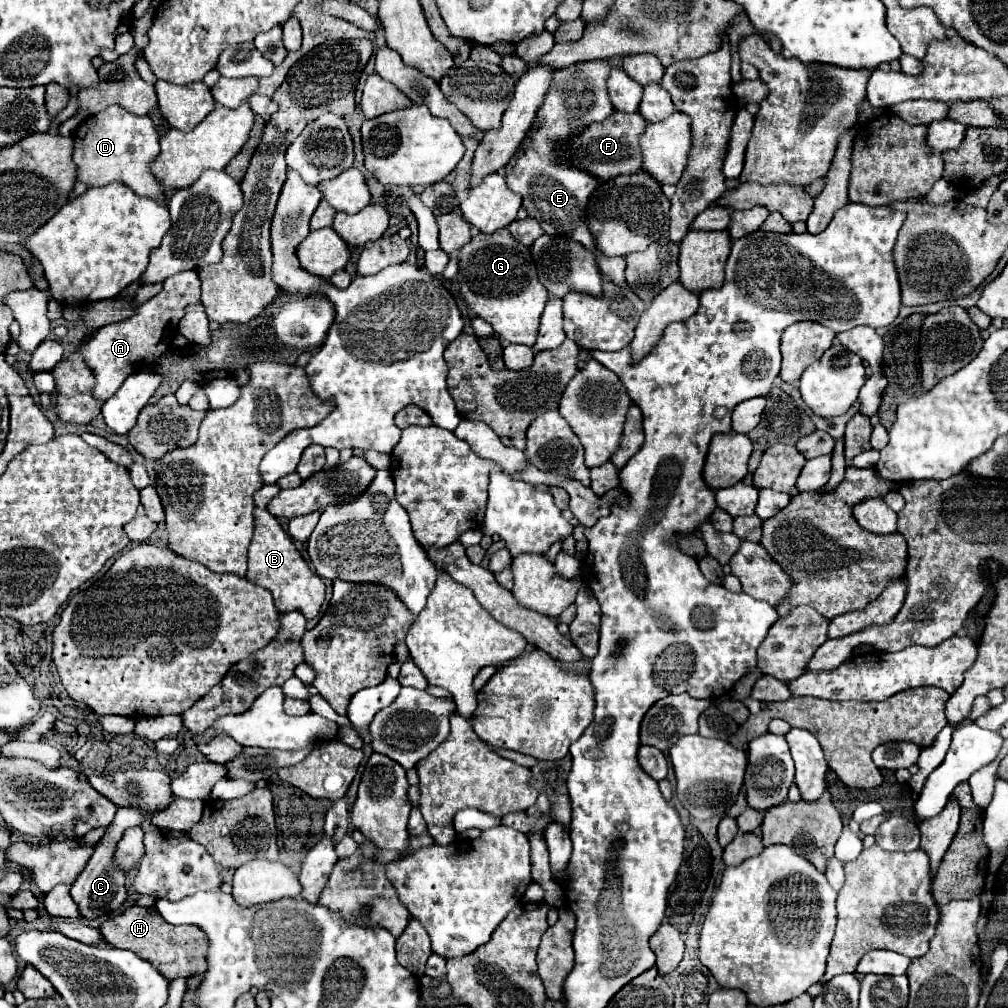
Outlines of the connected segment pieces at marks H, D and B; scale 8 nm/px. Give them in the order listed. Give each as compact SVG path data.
M129 906L121 914L107 918L101 922L99 932L103 934L105 942L115 948L125 948L149 960L167 980L173 978L189 978L193 974L201 974L205 970L205 954L207 954L207 938L197 926L171 926L167 924L155 906L141 908Z
M109 106L103 112L87 118L75 132L73 162L77 164L77 180L87 186L103 186L123 182L139 196L163 200L163 188L151 172L151 164L159 154L159 134L149 116L131 114L119 106Z
M255 506L255 536L249 546L249 568L247 568L247 580L251 580L257 586L267 588L273 594L275 606L279 612L301 612L307 620L315 618L321 610L321 604L325 600L325 584L323 580L309 570L307 562L297 552L293 540L285 534L285 530L279 526L275 516L271 516L265 508Z

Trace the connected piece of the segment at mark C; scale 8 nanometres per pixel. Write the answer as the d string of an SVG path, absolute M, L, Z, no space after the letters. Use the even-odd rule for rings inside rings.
M117 808L117 814L115 814L115 822L111 822L105 830L105 834L101 836L101 840L95 844L93 848L93 854L87 862L87 866L83 868L83 872L77 876L77 880L73 882L71 886L71 896L73 900L77 902L79 906L79 912L81 916L85 918L99 918L107 912L113 912L117 910L125 898L127 898L127 886L125 886L125 874L115 868L113 864L113 850L117 846L117 842L121 840L123 832L131 826L139 826L143 824L143 820L149 818L149 812L143 812L139 808Z

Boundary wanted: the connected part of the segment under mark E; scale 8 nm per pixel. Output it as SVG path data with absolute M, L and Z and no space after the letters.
M591 60L573 64L561 70L555 70L553 84L545 96L543 106L539 108L537 118L541 118L541 128L533 134L533 142L525 148L523 154L517 156L511 172L507 174L507 186L513 192L523 196L523 206L527 208L529 216L533 216L545 234L567 236L585 248L593 250L599 262L599 270L607 276L613 284L625 286L625 258L607 258L597 252L591 232L585 224L585 206L591 192L597 188L599 180L587 172L579 172L569 164L555 164L553 160L553 146L561 140L567 140L573 132L579 132L583 126L591 122L601 122L613 112L613 104L605 90L605 80L609 74L609 62Z

